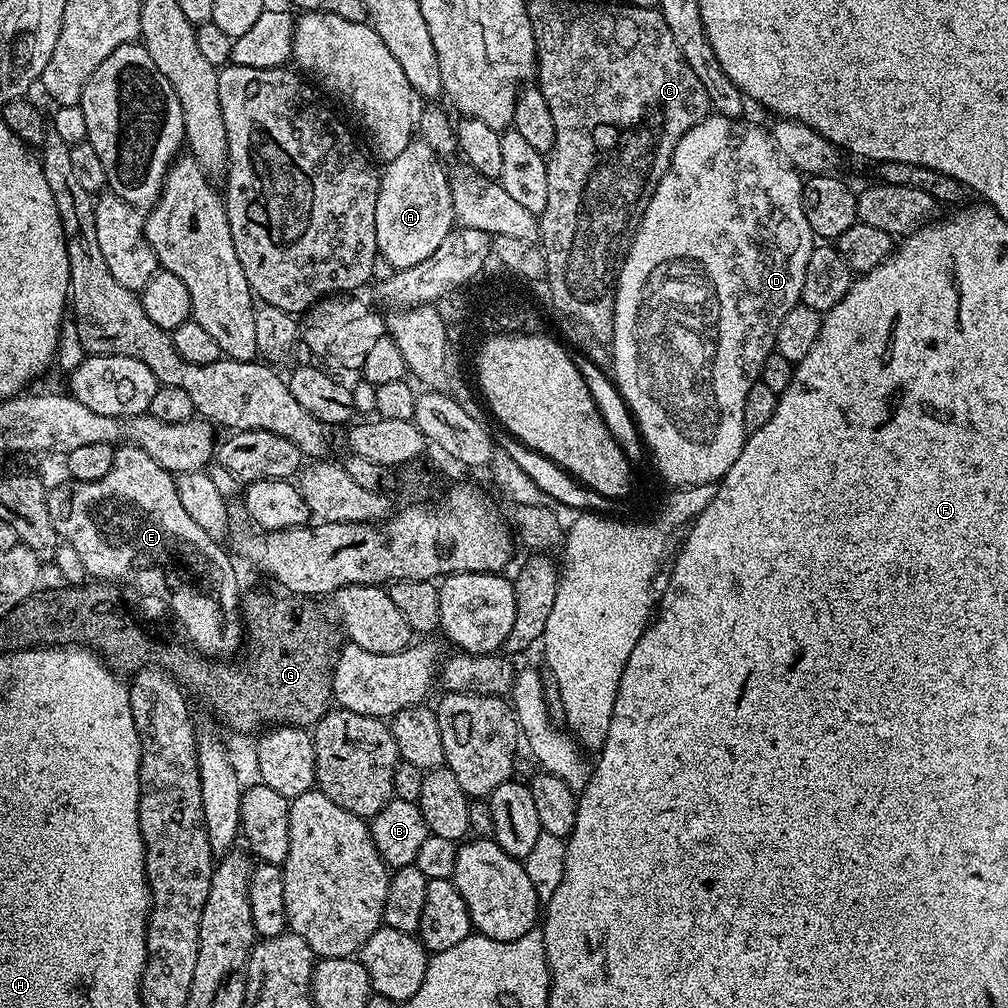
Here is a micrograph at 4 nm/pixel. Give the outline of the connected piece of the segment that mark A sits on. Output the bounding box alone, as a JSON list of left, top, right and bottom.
[375,138,455,269]

